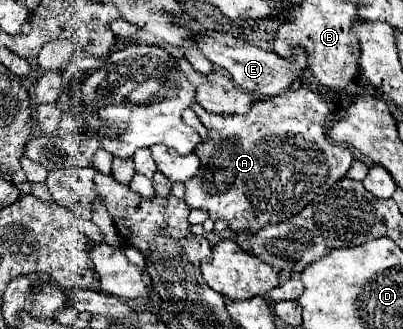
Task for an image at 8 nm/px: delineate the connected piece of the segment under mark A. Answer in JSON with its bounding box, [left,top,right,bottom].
[184,88,354,234]

